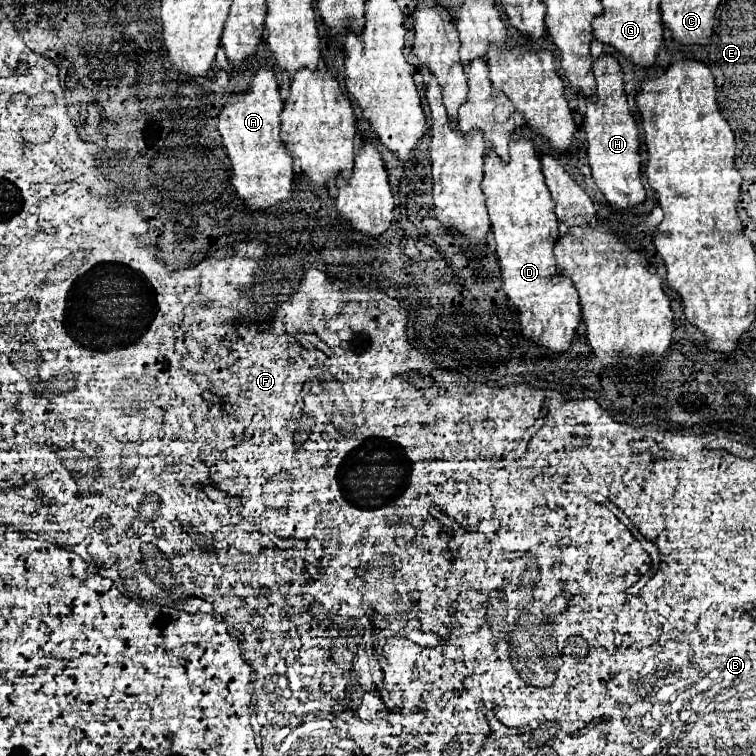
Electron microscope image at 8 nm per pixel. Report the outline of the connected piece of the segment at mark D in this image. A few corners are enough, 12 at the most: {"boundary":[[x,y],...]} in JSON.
{"boundary":[[528,137],[488,149],[482,191],[522,335],[568,351],[580,303]]}

